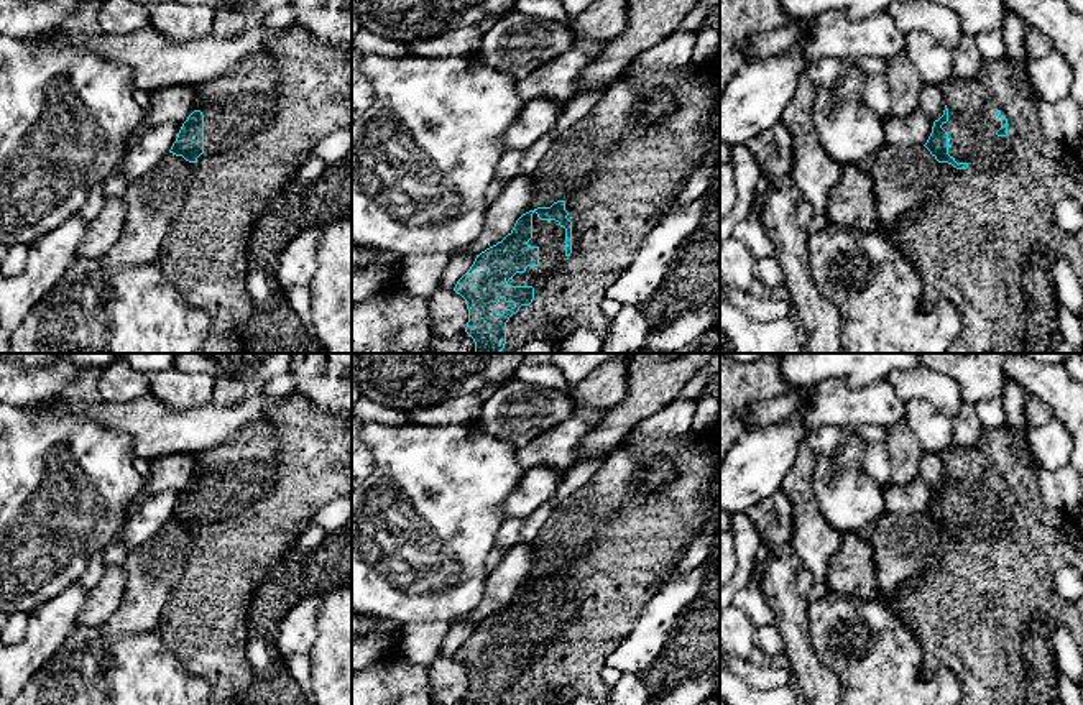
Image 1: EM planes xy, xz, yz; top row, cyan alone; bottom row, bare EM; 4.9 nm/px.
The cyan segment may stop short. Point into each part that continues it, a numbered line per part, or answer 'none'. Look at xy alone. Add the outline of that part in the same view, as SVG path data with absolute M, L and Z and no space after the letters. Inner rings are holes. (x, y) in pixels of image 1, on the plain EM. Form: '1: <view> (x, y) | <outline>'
1: xy (240, 505) | M265 416L247 424L240 432L210 450L194 454L197 465L192 475L204 483L204 521L197 531L212 531L217 536L217 554L243 567L263 549L266 541L296 541L307 524L289 521L289 505L276 495L276 431Z

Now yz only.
1: yz (972, 493) | M952 444L940 462L948 477L948 490L942 493L948 501L948 523L956 531L989 531L1006 513L1004 505L996 503L1001 486L994 480L1001 473L991 470L978 445Z

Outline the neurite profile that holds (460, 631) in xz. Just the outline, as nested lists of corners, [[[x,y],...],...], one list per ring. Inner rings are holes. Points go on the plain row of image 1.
[[[457,621],[447,633],[445,641],[440,646],[440,657],[454,657],[457,649],[470,638],[477,624]]]

